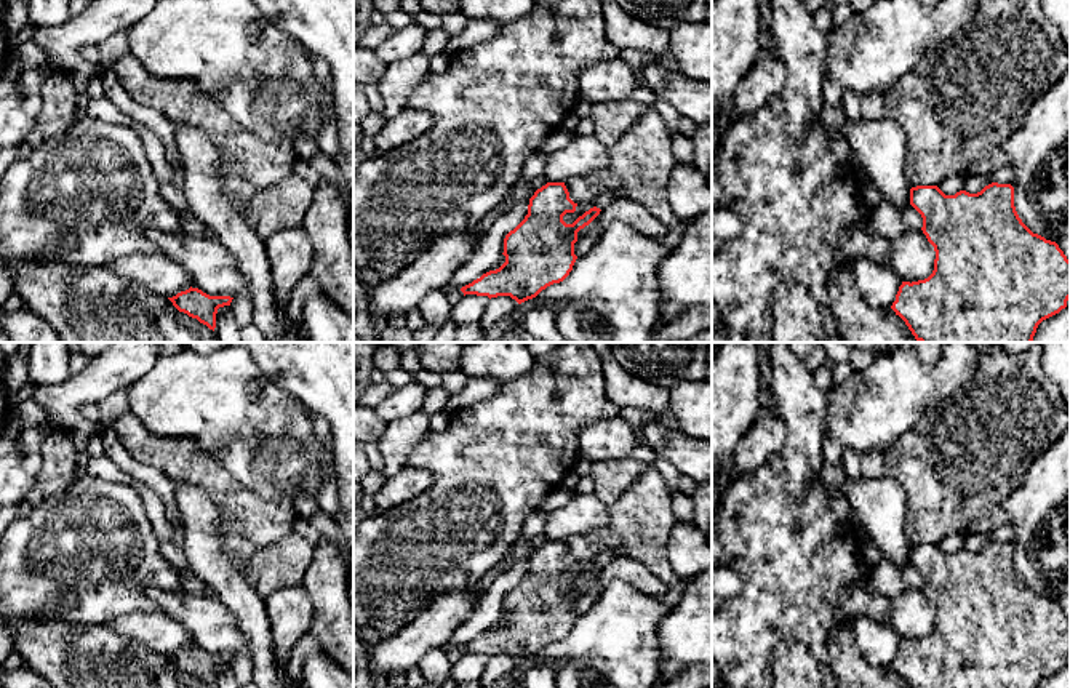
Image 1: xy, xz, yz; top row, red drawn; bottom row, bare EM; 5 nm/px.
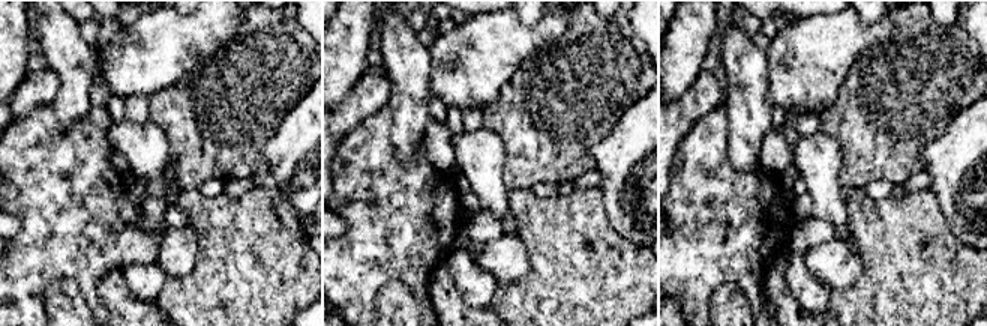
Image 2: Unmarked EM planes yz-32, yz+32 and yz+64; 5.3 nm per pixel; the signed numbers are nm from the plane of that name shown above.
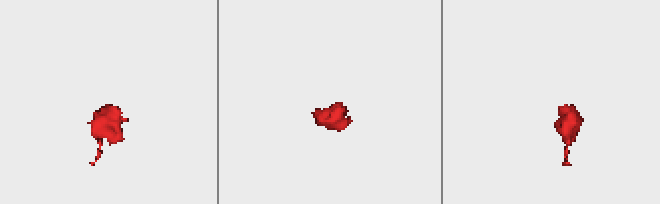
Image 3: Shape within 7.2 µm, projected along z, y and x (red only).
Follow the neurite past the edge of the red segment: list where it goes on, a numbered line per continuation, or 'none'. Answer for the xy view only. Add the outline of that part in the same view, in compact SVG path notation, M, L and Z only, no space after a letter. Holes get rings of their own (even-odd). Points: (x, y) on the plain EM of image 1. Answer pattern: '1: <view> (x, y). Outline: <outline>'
none

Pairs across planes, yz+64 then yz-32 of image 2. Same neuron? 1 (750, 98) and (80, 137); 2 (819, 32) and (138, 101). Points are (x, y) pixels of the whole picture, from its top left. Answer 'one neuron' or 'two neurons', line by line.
1: two neurons
2: two neurons

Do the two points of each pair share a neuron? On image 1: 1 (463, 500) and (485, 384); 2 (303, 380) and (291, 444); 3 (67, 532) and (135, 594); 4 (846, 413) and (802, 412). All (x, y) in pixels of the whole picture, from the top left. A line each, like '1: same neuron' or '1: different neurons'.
1: different neurons
2: different neurons
3: same neuron
4: different neurons

